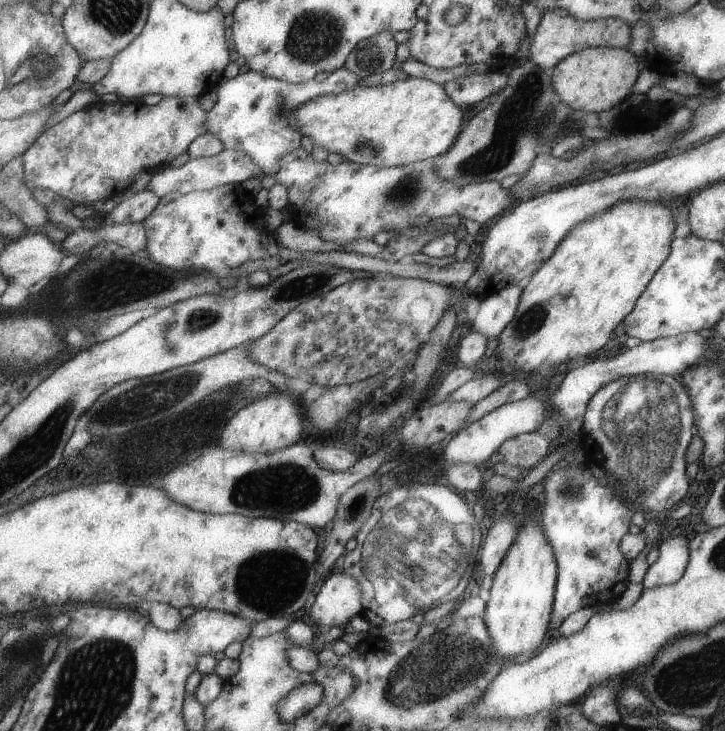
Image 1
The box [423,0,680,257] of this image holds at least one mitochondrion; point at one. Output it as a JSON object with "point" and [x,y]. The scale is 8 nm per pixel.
{"point":[519,115]}

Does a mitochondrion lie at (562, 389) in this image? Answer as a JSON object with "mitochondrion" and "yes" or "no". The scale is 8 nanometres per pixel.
{"mitochondrion":"no"}

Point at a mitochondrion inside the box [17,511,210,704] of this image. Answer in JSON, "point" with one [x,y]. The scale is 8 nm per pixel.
{"point":[33,649]}

